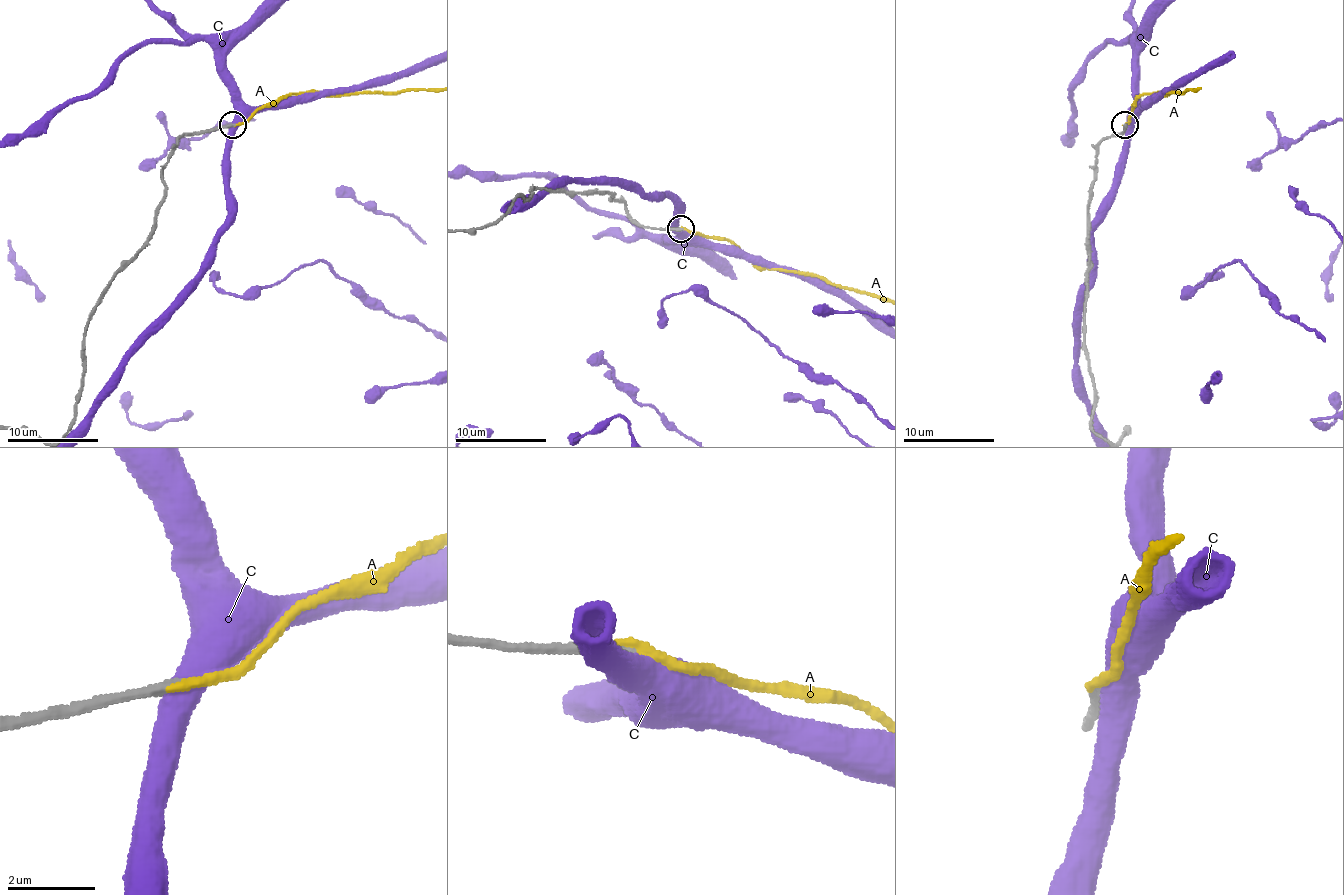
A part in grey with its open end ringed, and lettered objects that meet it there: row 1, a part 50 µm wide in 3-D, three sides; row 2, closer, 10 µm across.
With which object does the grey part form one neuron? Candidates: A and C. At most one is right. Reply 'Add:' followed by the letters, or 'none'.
Add: A

